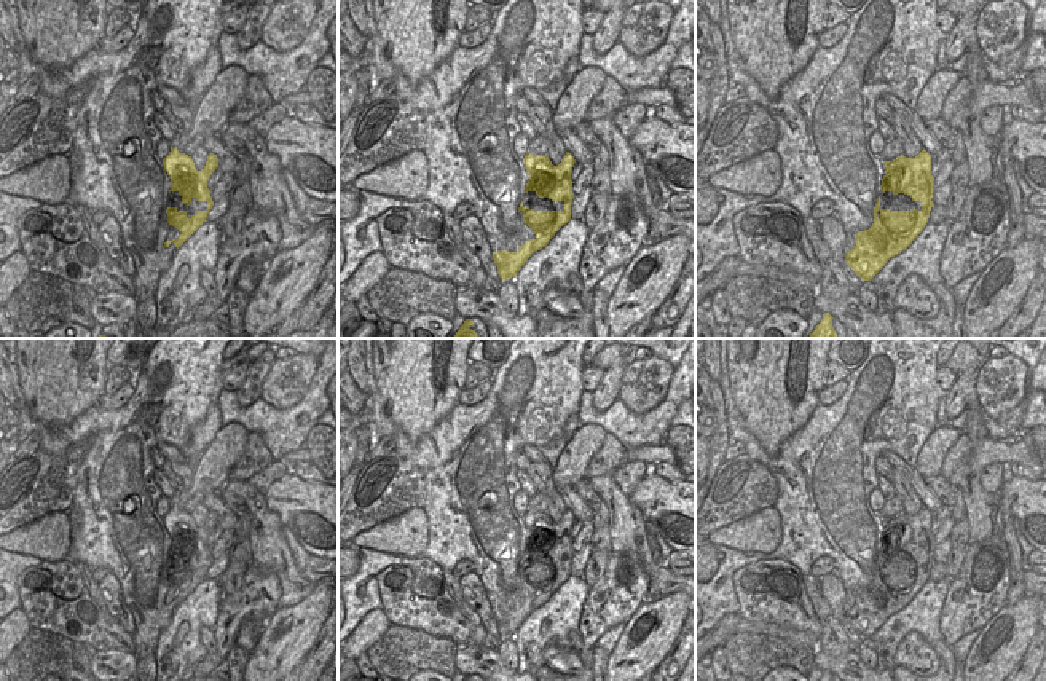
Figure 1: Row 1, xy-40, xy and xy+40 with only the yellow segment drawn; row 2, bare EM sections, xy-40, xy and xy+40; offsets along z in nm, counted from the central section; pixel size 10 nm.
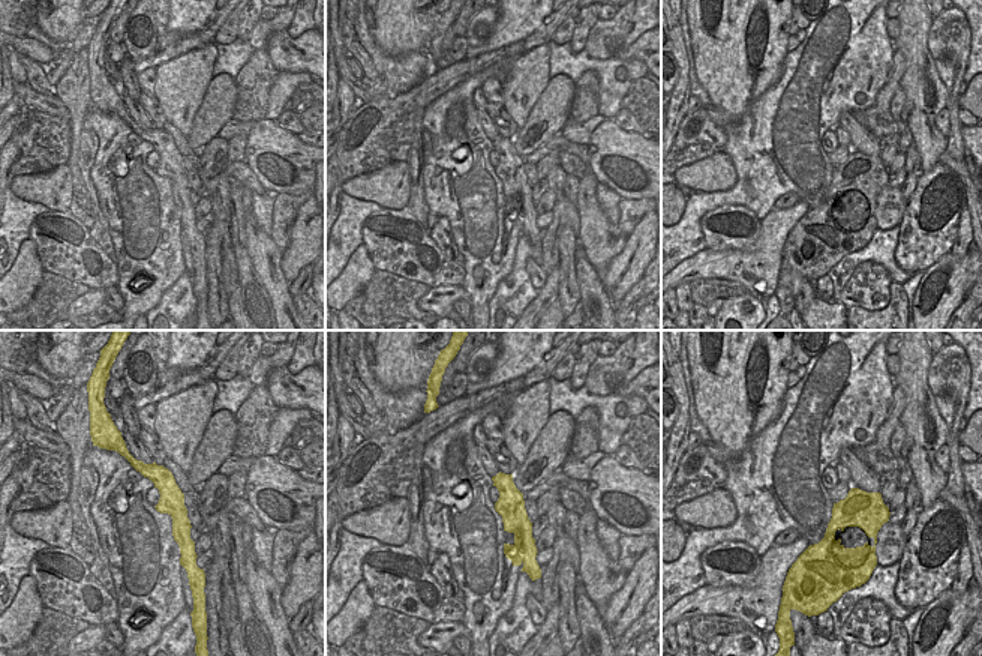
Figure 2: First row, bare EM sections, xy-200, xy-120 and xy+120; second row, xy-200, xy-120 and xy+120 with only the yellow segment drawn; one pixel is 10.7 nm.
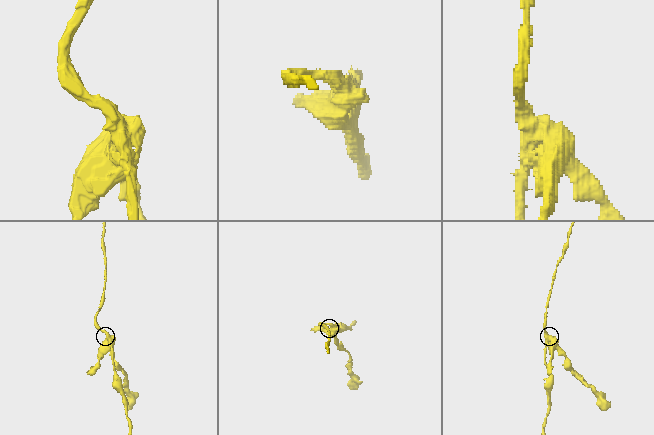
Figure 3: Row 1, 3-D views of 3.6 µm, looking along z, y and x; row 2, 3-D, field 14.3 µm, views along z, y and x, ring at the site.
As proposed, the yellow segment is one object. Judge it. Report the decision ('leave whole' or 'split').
split

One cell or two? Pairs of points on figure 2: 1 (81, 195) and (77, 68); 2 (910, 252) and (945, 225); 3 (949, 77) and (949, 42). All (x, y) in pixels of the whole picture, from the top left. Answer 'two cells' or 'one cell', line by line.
1: one cell
2: one cell
3: one cell

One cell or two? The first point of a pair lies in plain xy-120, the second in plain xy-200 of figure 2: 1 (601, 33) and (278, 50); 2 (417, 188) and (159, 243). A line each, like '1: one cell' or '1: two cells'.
1: two cells
2: two cells

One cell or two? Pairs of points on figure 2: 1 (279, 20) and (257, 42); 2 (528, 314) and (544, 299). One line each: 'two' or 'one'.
1: one
2: one

